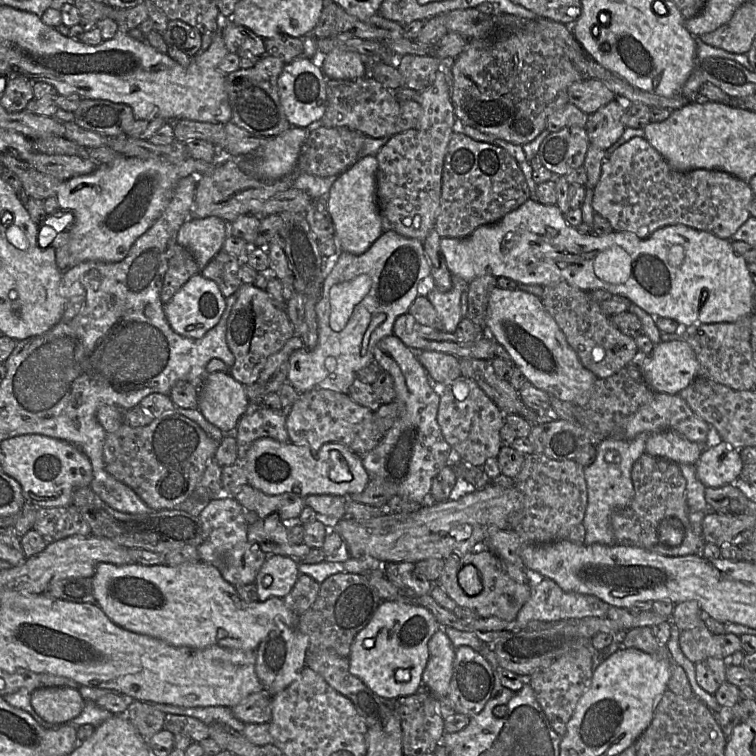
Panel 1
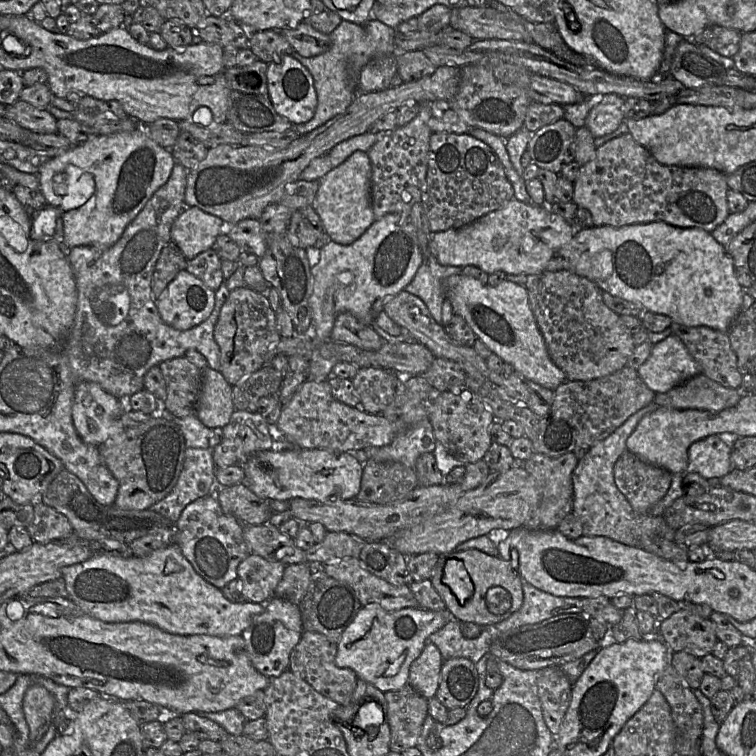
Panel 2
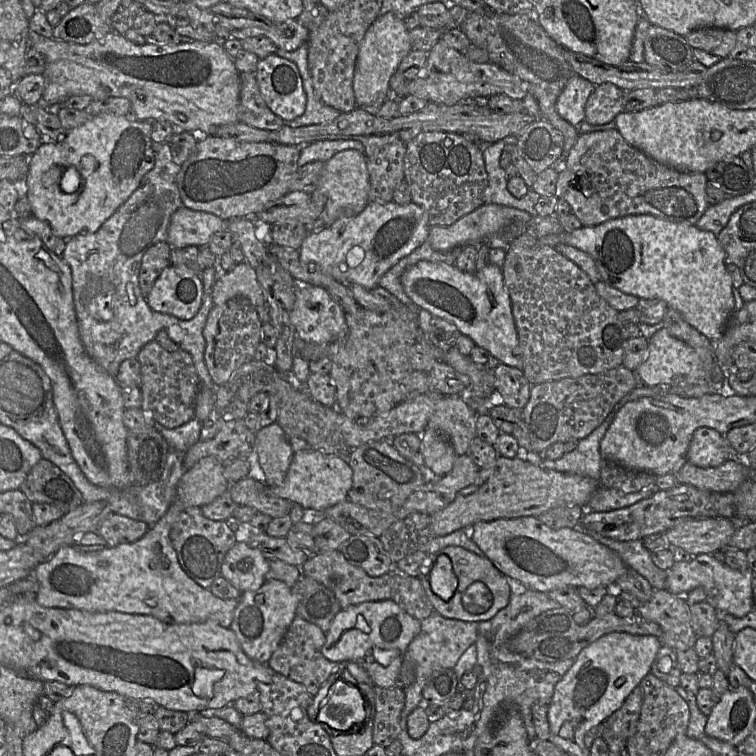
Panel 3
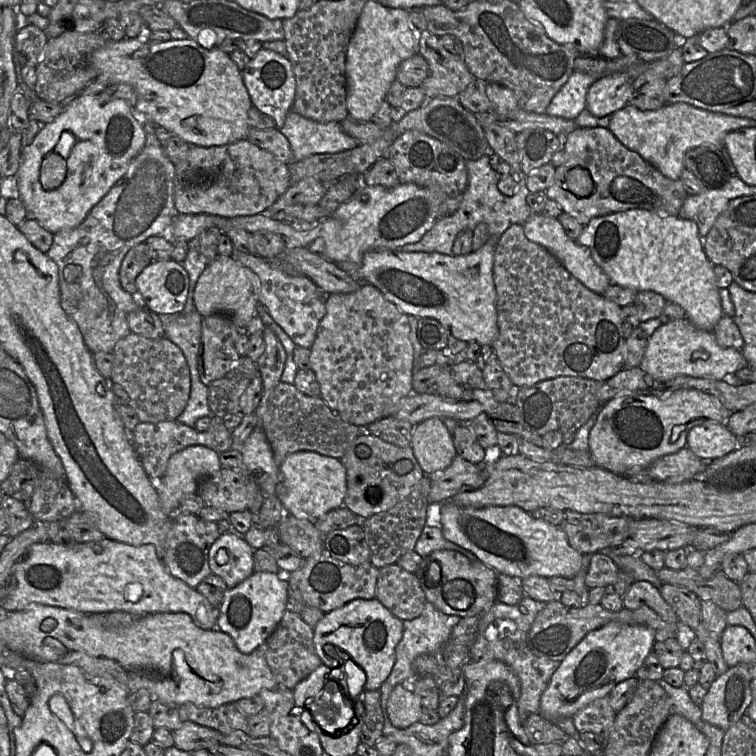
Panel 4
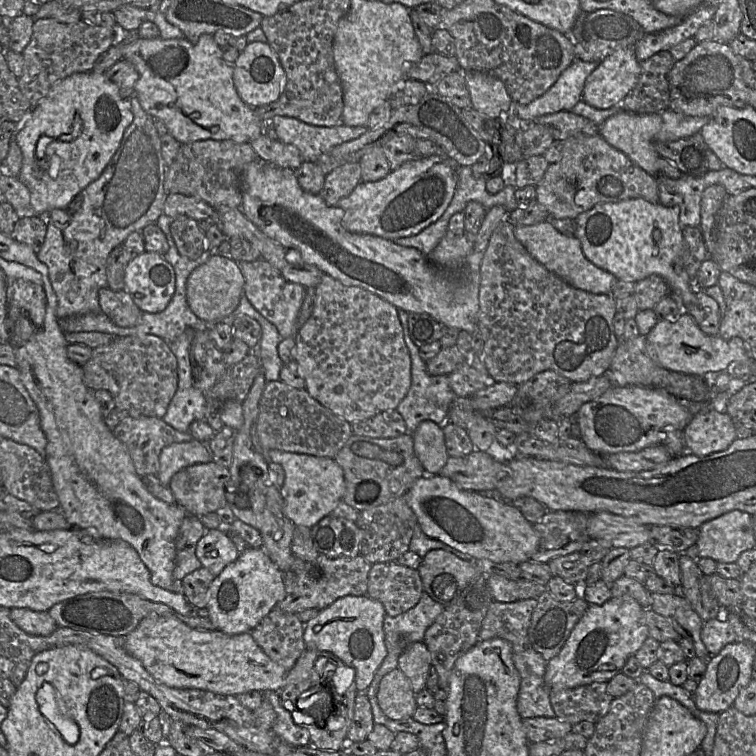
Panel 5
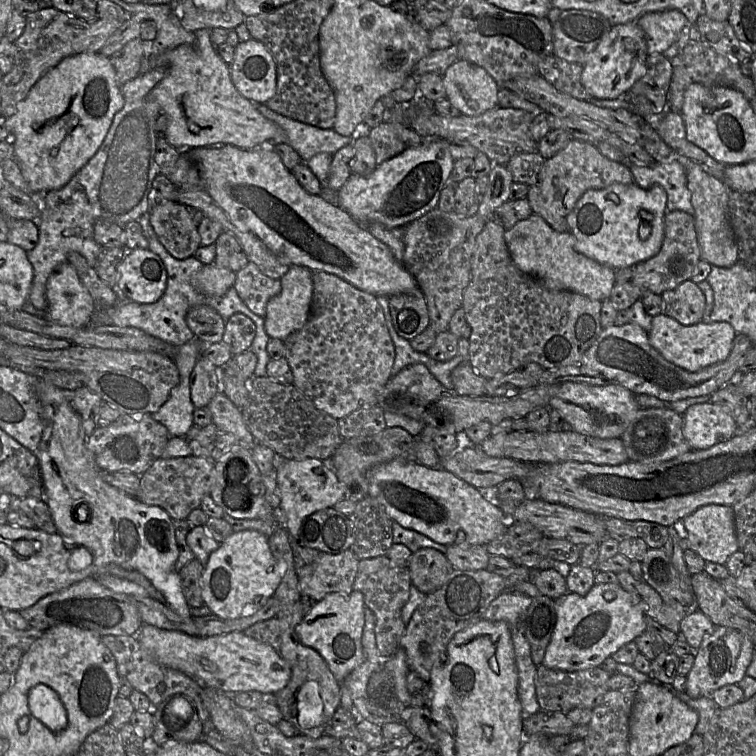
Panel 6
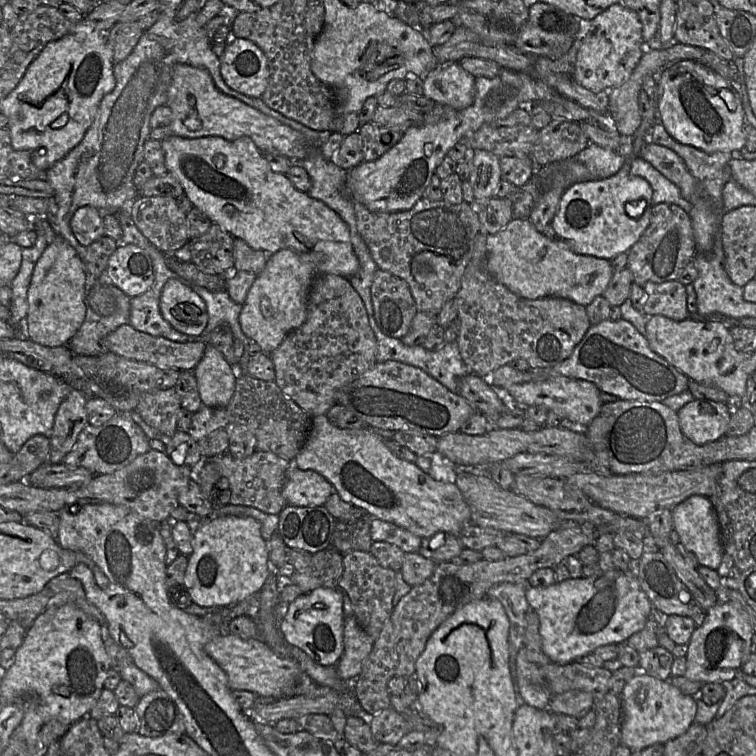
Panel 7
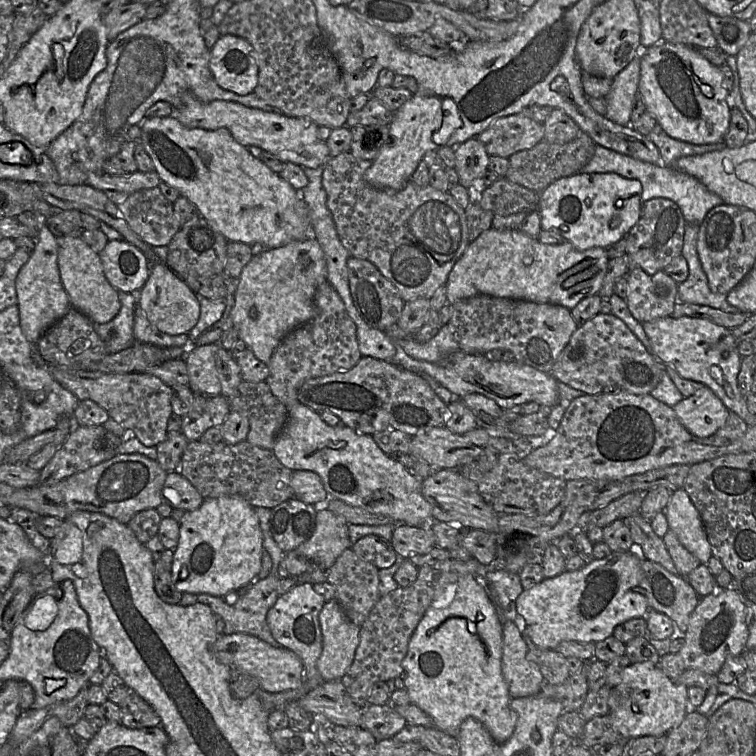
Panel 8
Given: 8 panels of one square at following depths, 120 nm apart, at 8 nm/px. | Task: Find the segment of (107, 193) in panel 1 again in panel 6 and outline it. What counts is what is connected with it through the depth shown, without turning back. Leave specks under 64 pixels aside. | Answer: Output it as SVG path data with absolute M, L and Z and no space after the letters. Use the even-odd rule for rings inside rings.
M80 53L64 58L57 66L45 73L31 88L27 97L17 104L16 113L8 118L7 127L11 130L10 141L14 143L16 160L21 167L25 179L31 185L34 192L47 193L64 187L72 177L82 169L87 162L96 154L102 145L109 128L113 122L115 114L124 106L124 95L121 85L116 78L116 72L112 66L110 58L98 53Z

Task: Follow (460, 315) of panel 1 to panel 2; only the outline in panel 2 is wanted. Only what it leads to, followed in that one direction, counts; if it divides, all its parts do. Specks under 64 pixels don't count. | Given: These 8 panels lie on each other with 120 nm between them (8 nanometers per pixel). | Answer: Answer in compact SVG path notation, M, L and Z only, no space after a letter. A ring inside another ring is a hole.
M428 256L405 291L422 299L434 320L444 325L454 313L446 297L443 281L461 273L461 267L442 265L434 256Z

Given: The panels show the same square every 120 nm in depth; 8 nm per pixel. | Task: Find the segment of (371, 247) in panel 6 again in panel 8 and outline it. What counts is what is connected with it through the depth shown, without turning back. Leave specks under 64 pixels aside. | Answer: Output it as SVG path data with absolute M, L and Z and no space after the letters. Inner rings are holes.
M174 116L145 118L138 126L141 129L139 143L151 157L154 172L159 175L162 182L174 187L181 196L193 203L199 215L229 242L242 242L273 249L312 236L309 211L301 194L263 161L251 155L227 129L187 128Z

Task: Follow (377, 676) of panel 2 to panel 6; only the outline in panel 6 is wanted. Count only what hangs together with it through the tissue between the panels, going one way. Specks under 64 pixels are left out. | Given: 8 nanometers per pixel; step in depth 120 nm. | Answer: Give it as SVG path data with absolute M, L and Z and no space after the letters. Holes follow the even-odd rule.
M359 591L334 592L314 603L312 609L296 627L299 640L315 649L327 662L341 686L340 707L349 710L355 717L358 712L353 706L349 690L345 687L346 677L363 662L362 637L365 626L364 596Z

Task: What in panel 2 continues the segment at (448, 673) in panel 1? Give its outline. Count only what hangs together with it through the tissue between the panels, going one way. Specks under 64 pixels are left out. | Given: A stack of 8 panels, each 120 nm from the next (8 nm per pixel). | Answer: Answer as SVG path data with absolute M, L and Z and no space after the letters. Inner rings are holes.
M428 641L409 670L408 685L427 699L435 698L444 659L438 647Z

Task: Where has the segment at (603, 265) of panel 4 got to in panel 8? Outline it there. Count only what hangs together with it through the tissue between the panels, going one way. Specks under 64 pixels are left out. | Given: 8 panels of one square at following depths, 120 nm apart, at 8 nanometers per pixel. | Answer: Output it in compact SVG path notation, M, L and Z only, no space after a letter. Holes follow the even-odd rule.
M582 173L561 177L539 193L538 212L542 230L559 233L577 250L607 248L624 238L638 222L642 185L615 173Z

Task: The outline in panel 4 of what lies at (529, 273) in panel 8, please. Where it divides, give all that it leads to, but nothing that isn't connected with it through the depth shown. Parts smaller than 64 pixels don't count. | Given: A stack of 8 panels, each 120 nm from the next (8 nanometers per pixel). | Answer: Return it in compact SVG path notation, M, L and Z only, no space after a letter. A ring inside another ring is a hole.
M533 214L525 222L523 229L527 239L546 248L572 276L591 291L603 295L611 285L609 277L593 260L589 248L570 239L557 218Z

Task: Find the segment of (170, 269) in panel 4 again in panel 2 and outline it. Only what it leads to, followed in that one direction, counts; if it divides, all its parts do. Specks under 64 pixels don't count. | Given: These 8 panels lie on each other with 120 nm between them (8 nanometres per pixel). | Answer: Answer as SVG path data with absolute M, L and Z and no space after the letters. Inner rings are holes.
M183 270L156 299L156 306L167 325L180 331L189 330L211 315L215 306L215 291Z

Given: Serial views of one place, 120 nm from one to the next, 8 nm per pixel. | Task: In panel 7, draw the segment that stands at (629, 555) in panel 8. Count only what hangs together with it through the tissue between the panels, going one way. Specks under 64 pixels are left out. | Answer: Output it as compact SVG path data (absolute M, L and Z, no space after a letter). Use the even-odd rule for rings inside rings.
M621 571L568 579L547 587L526 585L525 595L539 617L542 651L556 664L577 661L600 646L625 642L645 626L651 611L638 579Z

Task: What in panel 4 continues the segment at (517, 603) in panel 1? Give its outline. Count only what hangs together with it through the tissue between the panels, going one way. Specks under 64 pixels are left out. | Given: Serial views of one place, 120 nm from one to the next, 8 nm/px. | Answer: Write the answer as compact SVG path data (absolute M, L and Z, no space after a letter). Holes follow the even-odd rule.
M437 550L424 557L415 572L427 601L447 615L460 617L483 616L497 602L498 572L483 562L472 561L453 550ZM436 561L441 566L442 578L437 585L431 585L427 579L427 570Z

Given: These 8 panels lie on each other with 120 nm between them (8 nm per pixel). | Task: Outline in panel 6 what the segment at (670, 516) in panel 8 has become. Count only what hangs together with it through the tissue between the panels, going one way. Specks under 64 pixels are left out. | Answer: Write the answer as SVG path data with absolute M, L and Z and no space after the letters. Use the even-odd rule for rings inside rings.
M709 504L686 516L680 523L685 531L689 548L696 551L706 562L725 565L729 557L739 551L731 506Z

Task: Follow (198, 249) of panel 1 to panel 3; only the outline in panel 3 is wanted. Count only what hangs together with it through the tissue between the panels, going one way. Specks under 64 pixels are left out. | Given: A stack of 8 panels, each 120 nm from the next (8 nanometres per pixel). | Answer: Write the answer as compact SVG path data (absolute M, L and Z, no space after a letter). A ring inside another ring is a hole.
M182 207L172 215L167 243L172 248L206 247L213 235L225 230L228 223L214 214Z

